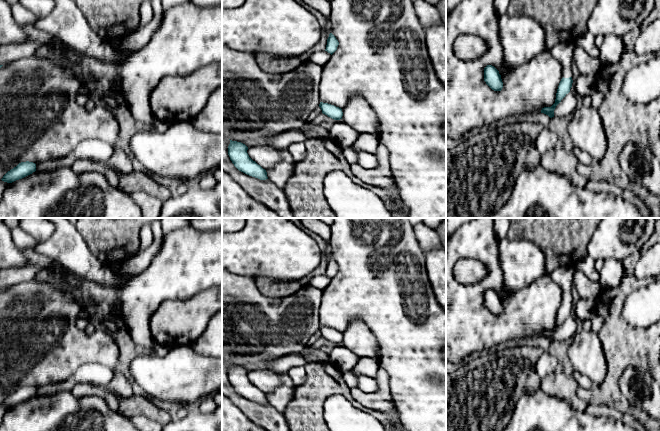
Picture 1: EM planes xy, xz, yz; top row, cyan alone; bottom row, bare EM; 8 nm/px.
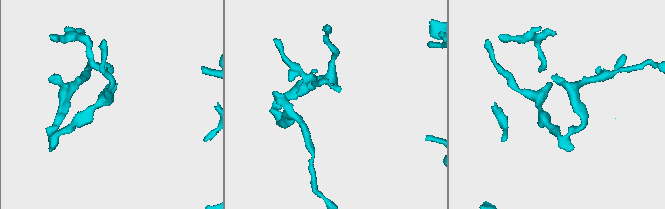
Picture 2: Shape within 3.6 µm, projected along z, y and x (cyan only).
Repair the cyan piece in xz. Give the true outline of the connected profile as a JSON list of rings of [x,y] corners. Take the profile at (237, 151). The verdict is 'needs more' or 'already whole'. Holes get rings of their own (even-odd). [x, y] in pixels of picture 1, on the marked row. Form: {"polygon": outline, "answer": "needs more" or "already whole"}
{"polygon": [[[230,140],[228,155],[234,166],[249,176],[260,180],[268,179],[266,170],[249,157],[247,150],[245,144]]], "answer": "already whole"}

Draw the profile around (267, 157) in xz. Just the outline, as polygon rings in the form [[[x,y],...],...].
[[[251,146],[248,147],[249,157],[266,171],[274,167],[281,160],[281,153],[271,146]]]

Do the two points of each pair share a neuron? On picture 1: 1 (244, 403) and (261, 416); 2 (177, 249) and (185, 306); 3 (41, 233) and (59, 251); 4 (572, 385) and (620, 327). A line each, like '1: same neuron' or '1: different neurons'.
1: same neuron
2: different neurons
3: different neurons
4: different neurons

